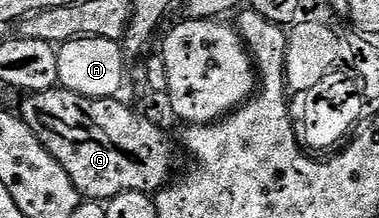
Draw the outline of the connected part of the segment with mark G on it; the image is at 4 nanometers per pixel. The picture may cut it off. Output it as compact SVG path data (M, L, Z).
M56 89L54 91L37 91L26 96L27 99L17 108L18 114L25 121L25 125L29 125L29 129L33 129L35 136L41 141L54 159L59 162L65 169L65 173L69 173L69 177L73 181L73 185L79 190L80 196L87 201L106 201L117 197L126 191L145 191L148 193L158 193L172 182L173 174L171 170L175 167L175 147L171 144L171 139L154 123L151 119L146 119L143 115L138 115L133 108L127 103L122 103L122 98L113 99L90 99L84 95L78 95L72 91L64 91Z

